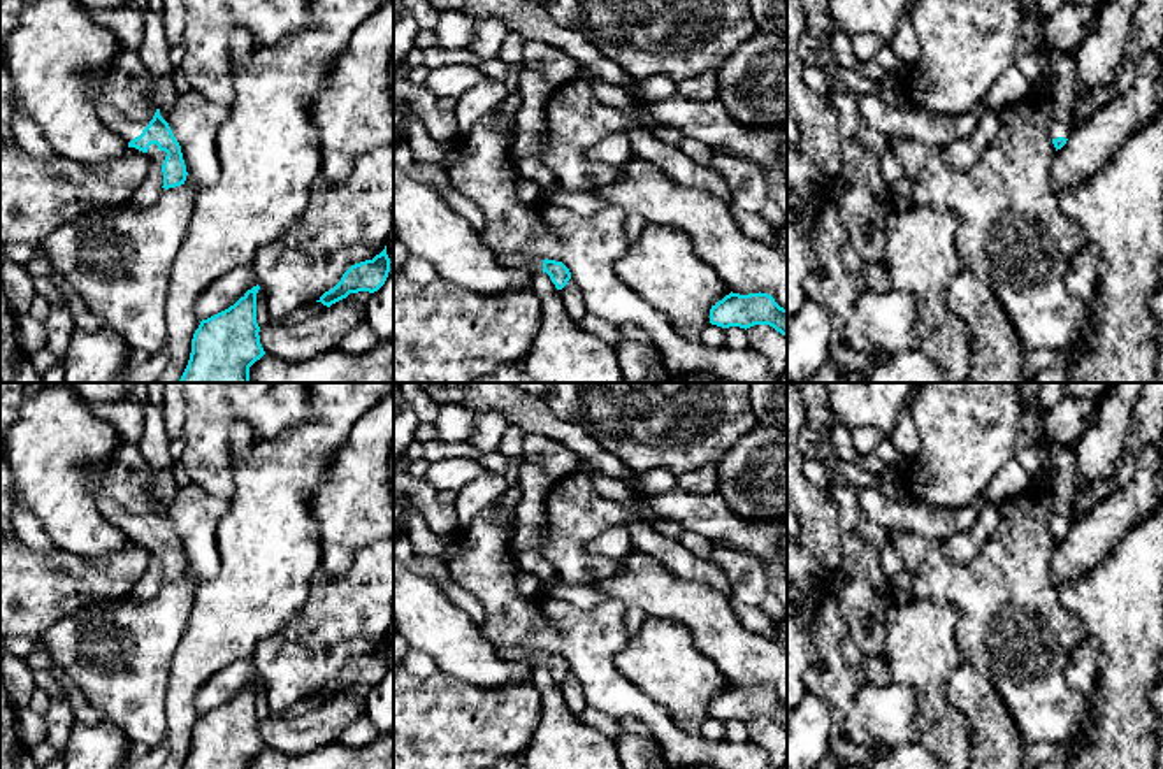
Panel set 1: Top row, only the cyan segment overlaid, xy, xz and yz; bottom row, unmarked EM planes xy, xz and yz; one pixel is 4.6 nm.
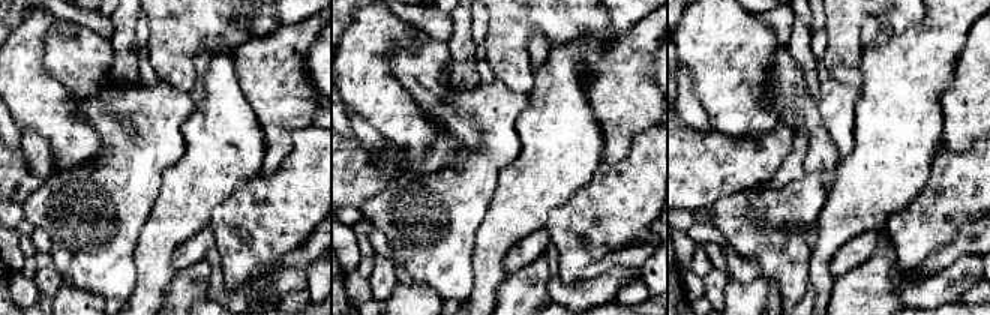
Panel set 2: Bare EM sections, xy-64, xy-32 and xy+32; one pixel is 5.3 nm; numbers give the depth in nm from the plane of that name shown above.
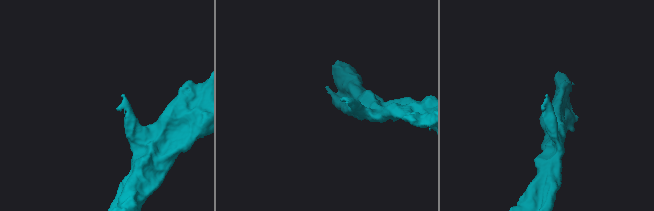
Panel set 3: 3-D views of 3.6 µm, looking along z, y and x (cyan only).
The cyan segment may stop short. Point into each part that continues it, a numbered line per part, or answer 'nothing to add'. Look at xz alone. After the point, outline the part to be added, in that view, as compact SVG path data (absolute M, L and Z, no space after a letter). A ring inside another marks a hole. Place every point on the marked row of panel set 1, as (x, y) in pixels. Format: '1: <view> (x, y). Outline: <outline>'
1: xz (533, 264). Outline: M520 253L520 255L497 255L499 263L506 267L518 267L529 274L538 274L543 270L543 260L539 256Z

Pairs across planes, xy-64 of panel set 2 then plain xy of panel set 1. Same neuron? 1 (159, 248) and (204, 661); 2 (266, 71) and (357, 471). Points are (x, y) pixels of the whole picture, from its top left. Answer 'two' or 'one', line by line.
1: one
2: one

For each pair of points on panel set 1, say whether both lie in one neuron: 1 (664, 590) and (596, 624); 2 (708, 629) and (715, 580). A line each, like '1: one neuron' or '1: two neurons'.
1: two neurons
2: two neurons

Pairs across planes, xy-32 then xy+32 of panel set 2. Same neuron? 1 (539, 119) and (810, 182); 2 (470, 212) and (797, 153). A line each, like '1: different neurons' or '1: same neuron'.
1: different neurons
2: different neurons

